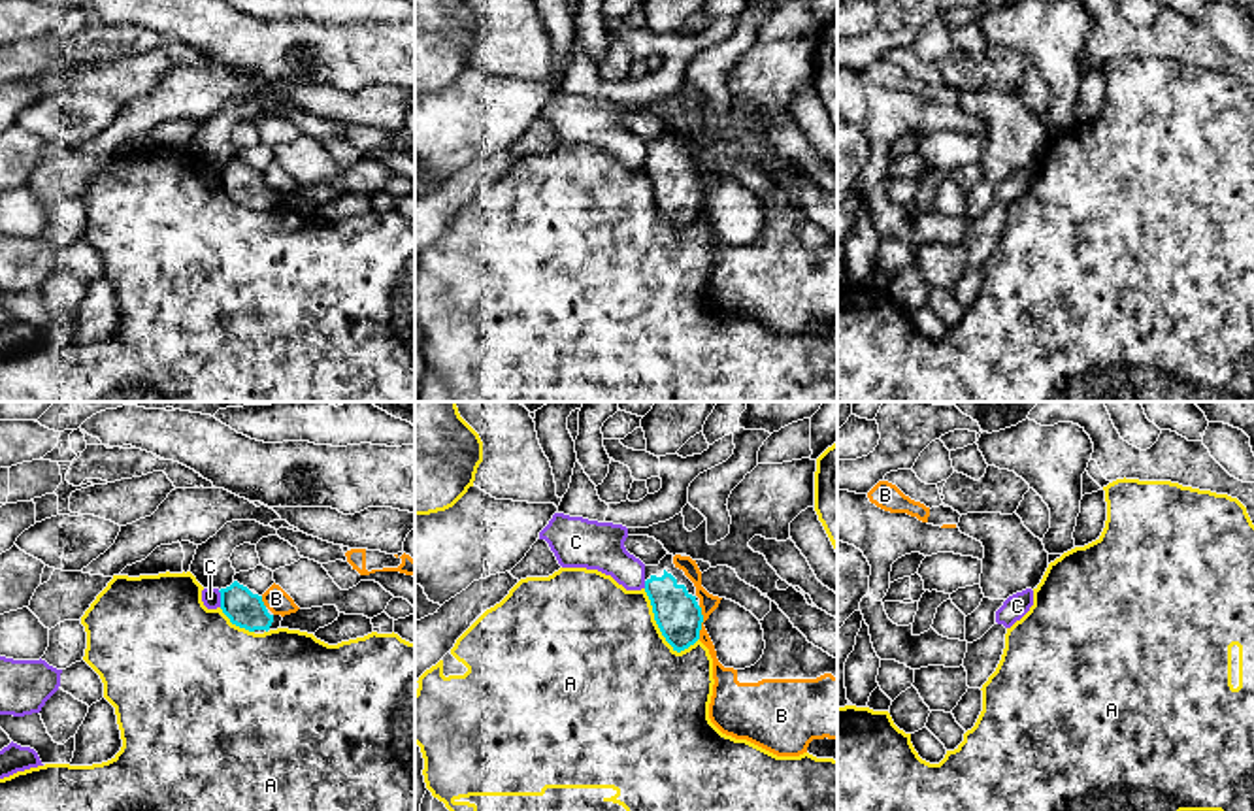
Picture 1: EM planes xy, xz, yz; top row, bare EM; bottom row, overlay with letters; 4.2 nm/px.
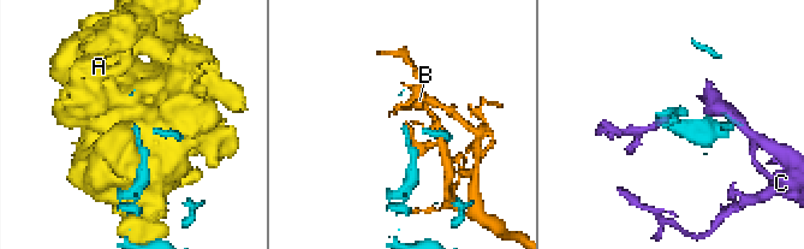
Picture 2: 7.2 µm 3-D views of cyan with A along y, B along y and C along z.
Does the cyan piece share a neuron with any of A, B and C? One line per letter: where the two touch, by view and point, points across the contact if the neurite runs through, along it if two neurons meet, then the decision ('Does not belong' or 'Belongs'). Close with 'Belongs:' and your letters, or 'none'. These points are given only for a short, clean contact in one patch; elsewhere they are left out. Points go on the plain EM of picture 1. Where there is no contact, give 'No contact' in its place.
A: Touches cyan at xz (659, 204). Does not belong
B: Touches cyan at xz (702, 198). Does not belong
C: Touches cyan at xy (221, 176). Boundary: xy (217, 168), (221, 183). Does not belong
Belongs: none

